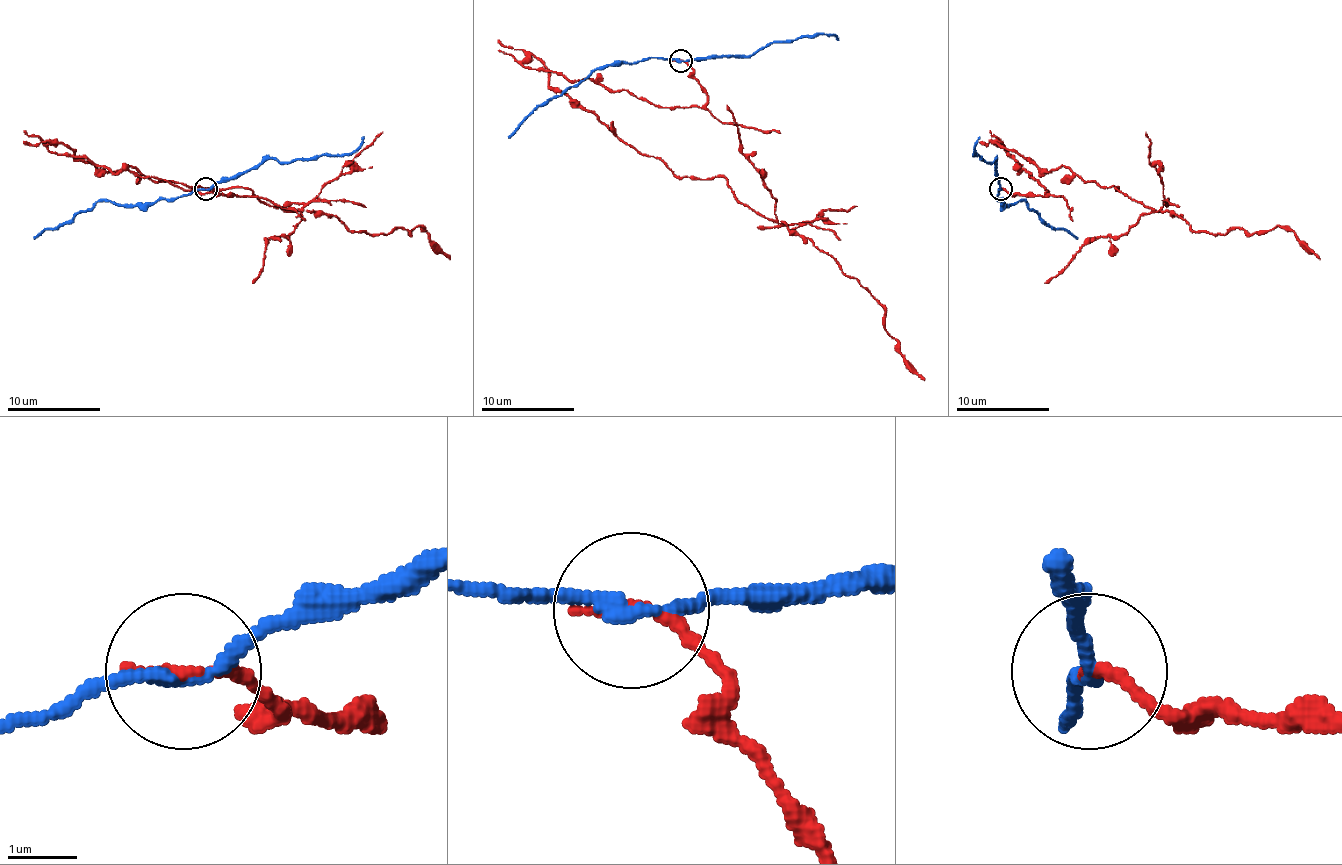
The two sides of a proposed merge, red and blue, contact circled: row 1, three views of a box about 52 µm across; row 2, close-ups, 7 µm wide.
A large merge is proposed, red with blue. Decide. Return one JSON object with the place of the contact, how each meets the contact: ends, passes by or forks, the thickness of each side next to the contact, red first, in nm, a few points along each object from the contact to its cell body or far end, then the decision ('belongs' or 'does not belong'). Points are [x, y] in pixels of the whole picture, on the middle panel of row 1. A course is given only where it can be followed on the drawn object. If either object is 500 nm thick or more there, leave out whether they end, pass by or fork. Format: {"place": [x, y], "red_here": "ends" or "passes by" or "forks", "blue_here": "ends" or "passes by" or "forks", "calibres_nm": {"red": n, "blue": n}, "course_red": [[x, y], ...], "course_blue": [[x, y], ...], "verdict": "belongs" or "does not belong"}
{"place": [680, 61], "red_here": "ends", "blue_here": "passes by", "calibres_nm": {"red": 200, "blue": 190}, "course_red": [[681, 61], [702, 105], [548, 82], [678, 177], [720, 177], [827, 252], [925, 380]], "course_blue": [[681, 61], [651, 57], [627, 64], [599, 66], [537, 108], [509, 138]], "verdict": "does not belong"}

